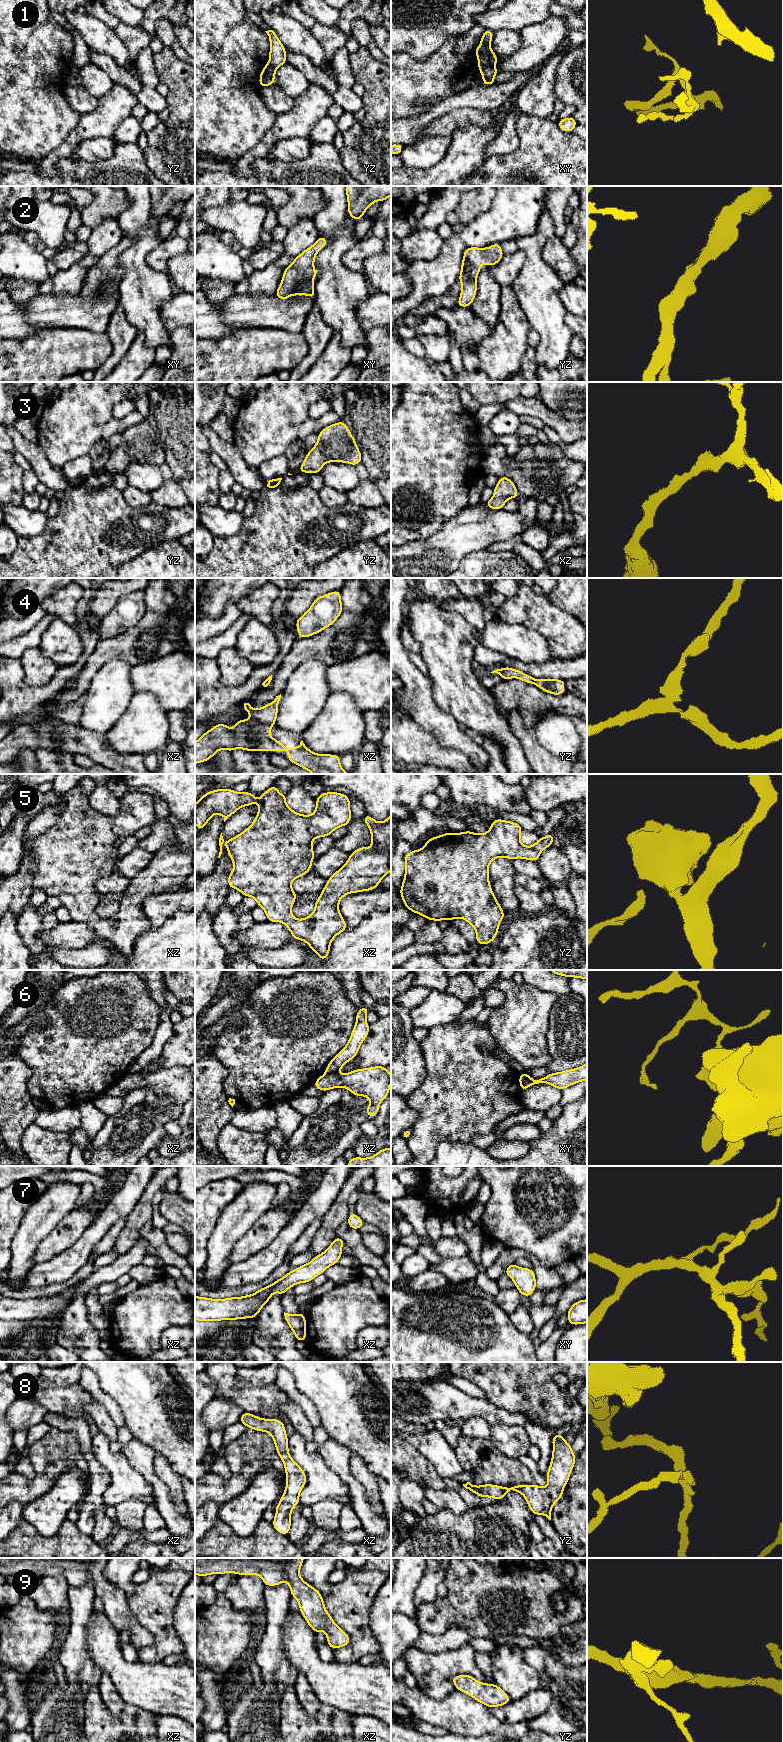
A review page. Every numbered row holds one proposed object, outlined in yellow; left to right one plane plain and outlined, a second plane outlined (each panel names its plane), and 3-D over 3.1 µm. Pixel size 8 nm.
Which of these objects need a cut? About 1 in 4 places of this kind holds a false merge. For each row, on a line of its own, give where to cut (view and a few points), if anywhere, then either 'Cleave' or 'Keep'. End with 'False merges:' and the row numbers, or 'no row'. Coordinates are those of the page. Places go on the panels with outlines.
1: Split along xy (493, 64), (487, 64), (480, 70). Cleave
2: No split. Keep
3: No split. Keep
4: Split along xz (253, 718), (271, 726). Cleave
5: No split. Keep
6: Split along xz (326, 1072), (336, 1073). Cleave
7: No split. Keep
8: No split. Keep
9: No split. Keep
False merges: 1, 4, 6

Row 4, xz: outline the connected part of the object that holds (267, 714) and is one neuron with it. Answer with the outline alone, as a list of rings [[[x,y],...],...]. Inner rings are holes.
[[[281,694],[270,703],[259,709],[254,709],[249,703],[244,703],[245,710],[249,713],[250,717],[258,722],[274,726],[276,723],[276,717],[278,714],[278,704],[281,698]]]

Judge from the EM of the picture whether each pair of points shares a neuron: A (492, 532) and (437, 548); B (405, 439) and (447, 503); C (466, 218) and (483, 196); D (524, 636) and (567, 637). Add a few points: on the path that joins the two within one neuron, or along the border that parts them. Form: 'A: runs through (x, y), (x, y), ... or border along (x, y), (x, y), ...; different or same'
A: runs through (478, 532), (466, 532), (451, 544); same
B: runs through (405, 455), (405, 459), (433, 487); same
C: runs through (467, 213), (478, 201); same
D: border along (522, 625), (538, 631), (544, 637), (552, 658); different

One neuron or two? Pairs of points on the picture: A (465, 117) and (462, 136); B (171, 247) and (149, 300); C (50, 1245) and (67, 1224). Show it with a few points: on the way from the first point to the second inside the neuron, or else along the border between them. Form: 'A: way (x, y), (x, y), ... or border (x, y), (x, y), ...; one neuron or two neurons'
A: border (488, 127), (468, 124), (457, 128), (451, 136); two neurons
B: border (150, 250), (145, 261), (154, 269), (166, 272); two neurons
C: way (55, 1240), (66, 1229); one neuron

